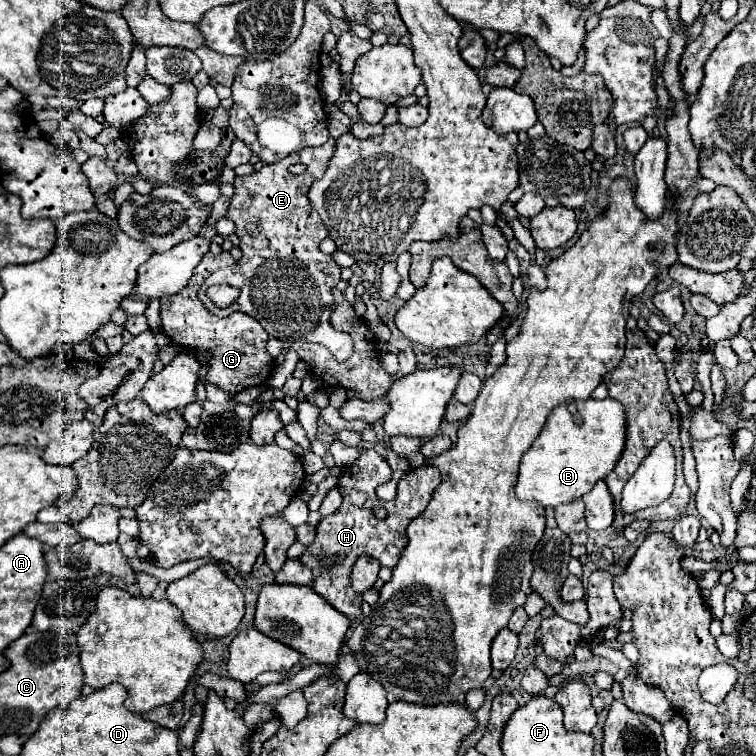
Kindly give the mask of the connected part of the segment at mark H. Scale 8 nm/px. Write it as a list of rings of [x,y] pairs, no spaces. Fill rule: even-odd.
[[[373,448],[361,450],[359,460],[345,466],[343,476],[339,478],[337,488],[343,496],[343,504],[339,512],[325,516],[319,522],[313,544],[309,544],[305,554],[301,556],[301,562],[307,568],[311,568],[315,576],[311,588],[347,618],[355,618],[361,614],[361,594],[357,594],[351,588],[351,580],[349,580],[349,572],[355,560],[361,554],[367,554],[379,560],[381,566],[393,569],[399,562],[401,552],[407,546],[407,524],[413,520],[413,516],[419,516],[427,508],[435,488],[441,484],[439,470],[423,464],[411,470],[407,476],[403,476],[397,486],[397,498],[385,502],[375,496],[375,488],[379,484],[385,484],[389,476],[391,476],[389,464],[379,452],[375,452]],[[375,508],[385,508],[387,518],[379,520],[375,516]]]

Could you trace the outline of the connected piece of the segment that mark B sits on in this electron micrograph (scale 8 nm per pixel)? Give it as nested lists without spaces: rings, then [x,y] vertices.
[[[585,400],[579,410],[583,416],[583,424],[577,426],[573,414],[567,406],[553,408],[549,414],[541,434],[535,438],[531,448],[523,454],[519,480],[515,486],[519,500],[537,500],[545,508],[559,506],[565,502],[579,500],[585,492],[589,492],[599,480],[611,472],[625,448],[625,410],[613,400]]]

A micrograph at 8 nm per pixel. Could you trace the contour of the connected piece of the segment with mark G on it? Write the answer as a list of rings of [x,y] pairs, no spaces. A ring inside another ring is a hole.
[[[229,252],[221,254],[207,254],[201,264],[197,266],[195,274],[191,276],[189,284],[179,290],[175,296],[165,296],[161,300],[161,328],[167,338],[175,346],[187,348],[187,350],[205,350],[211,354],[209,360],[209,372],[207,372],[207,384],[213,384],[225,392],[241,392],[251,386],[261,386],[269,380],[273,370],[273,356],[267,352],[267,332],[251,320],[251,316],[245,316],[241,312],[235,312],[223,320],[215,318],[197,298],[197,290],[203,284],[203,280],[221,266],[235,264],[233,256]]]

